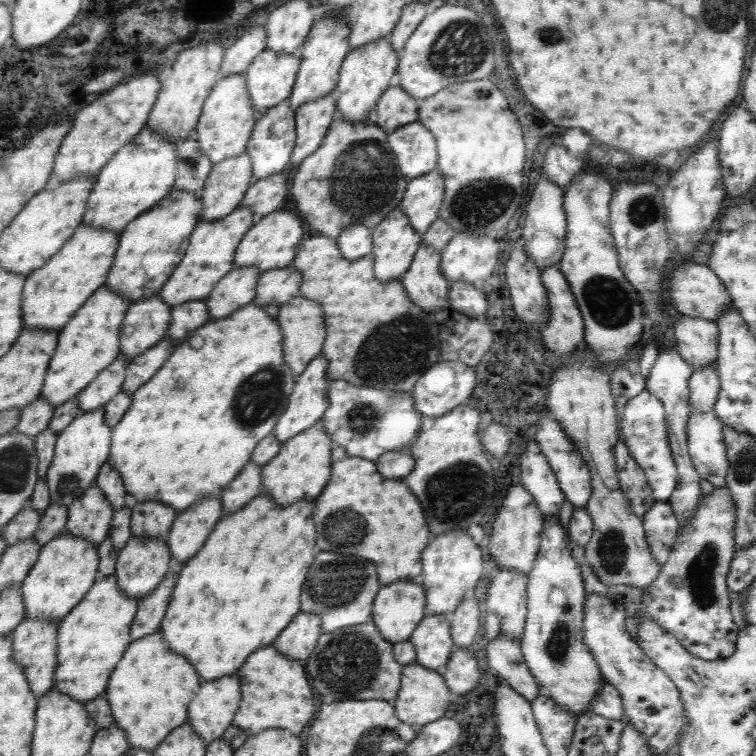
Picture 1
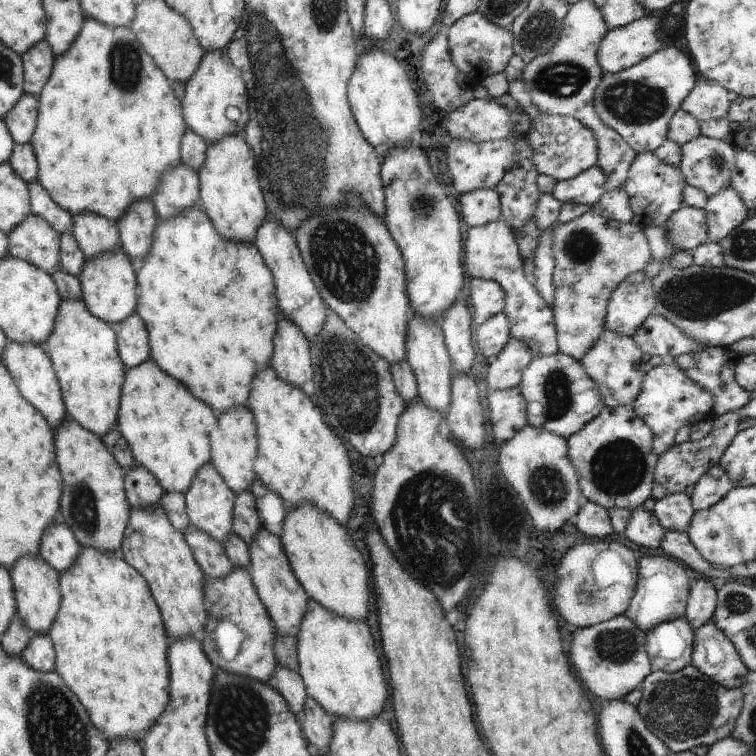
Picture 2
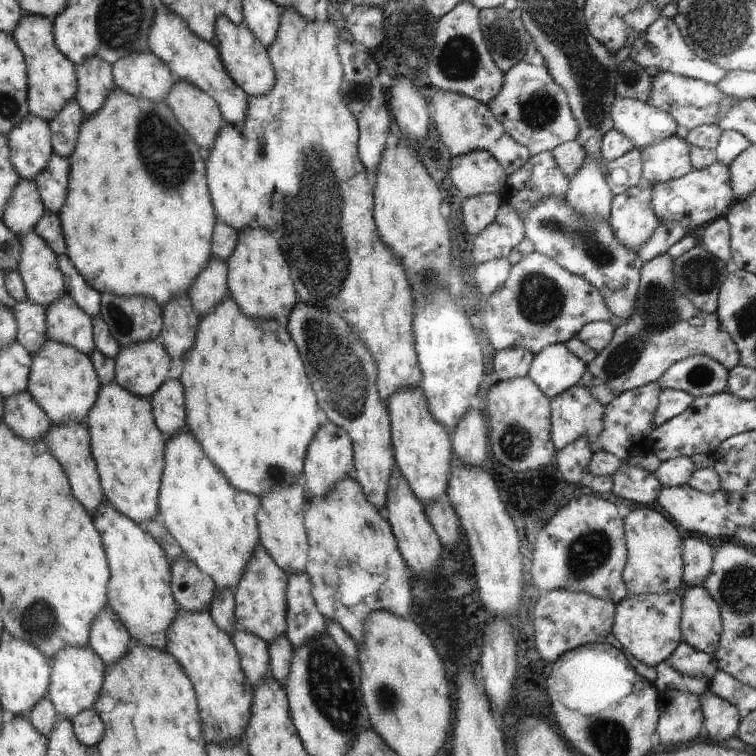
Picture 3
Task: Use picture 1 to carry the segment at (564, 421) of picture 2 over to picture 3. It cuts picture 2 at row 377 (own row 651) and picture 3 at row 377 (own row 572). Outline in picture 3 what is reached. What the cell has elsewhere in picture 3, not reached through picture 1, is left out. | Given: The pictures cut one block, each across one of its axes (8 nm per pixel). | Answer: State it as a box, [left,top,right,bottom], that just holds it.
[529,343,587,399]

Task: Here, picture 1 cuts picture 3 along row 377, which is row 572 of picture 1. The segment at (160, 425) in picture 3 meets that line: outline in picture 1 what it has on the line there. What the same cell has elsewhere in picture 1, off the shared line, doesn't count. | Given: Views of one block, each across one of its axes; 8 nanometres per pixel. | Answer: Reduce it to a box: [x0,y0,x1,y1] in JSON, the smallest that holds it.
[130,565,179,642]

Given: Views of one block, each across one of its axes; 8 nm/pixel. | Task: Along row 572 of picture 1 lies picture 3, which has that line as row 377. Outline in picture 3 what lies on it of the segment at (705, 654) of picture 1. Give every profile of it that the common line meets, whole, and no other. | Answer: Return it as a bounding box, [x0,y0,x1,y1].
[657,354,729,399]

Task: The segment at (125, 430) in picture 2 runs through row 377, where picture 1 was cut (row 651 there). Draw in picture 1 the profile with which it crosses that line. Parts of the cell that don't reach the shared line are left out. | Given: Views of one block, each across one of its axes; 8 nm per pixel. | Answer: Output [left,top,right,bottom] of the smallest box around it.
[104,630,200,752]

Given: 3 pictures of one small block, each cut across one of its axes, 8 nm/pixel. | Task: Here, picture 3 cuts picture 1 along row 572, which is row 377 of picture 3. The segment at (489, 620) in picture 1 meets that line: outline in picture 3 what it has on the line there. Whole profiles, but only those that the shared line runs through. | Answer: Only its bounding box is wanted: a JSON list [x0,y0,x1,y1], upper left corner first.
[492,346,534,382]

